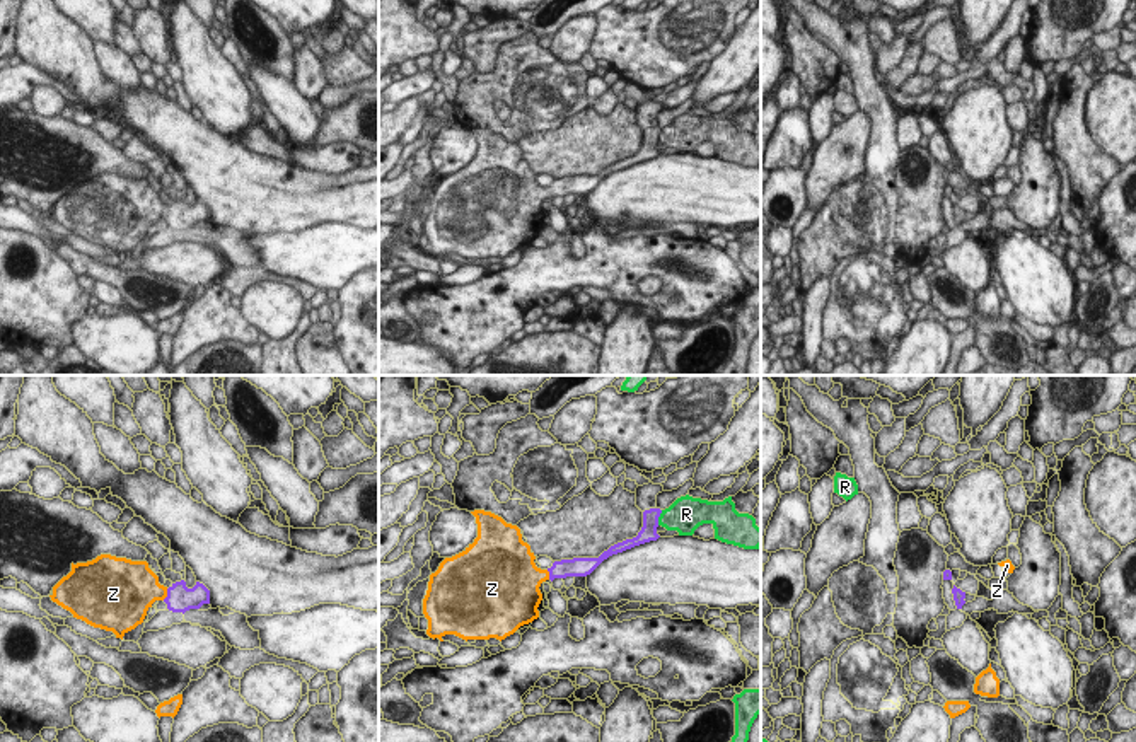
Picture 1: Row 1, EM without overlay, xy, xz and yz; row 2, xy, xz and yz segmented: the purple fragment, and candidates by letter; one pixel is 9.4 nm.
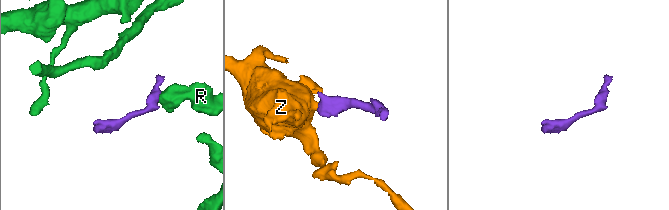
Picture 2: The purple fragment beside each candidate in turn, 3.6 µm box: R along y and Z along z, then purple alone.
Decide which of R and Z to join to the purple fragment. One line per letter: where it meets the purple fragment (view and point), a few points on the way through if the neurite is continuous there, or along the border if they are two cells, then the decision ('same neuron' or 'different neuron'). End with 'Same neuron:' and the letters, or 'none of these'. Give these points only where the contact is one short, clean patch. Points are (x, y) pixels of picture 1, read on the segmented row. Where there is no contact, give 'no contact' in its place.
R: xz (659, 515) | along xz (662, 510), (657, 524) | different neuron
Z: xy (168, 594) | across xy (179, 599), (168, 594), (142, 589) | same neuron
Same neuron: Z

